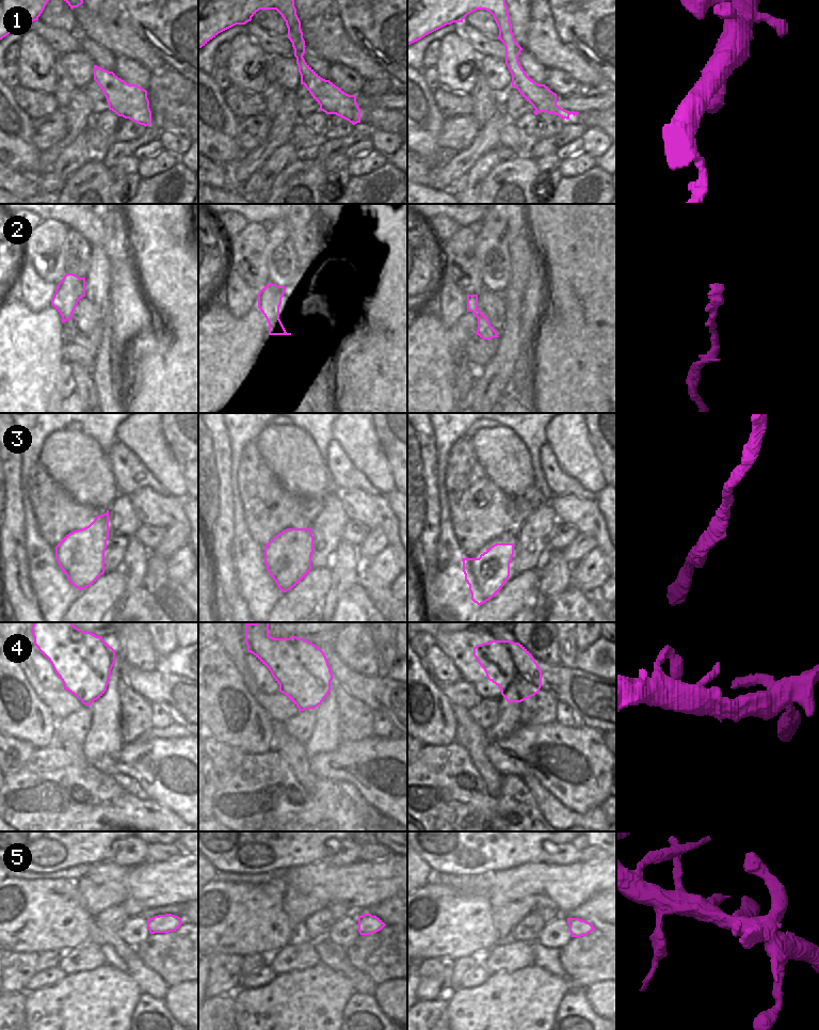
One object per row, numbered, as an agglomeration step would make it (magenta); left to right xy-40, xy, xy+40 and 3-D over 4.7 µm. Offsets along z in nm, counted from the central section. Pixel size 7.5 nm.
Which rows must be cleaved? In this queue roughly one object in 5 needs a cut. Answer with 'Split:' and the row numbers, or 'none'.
Split: none

